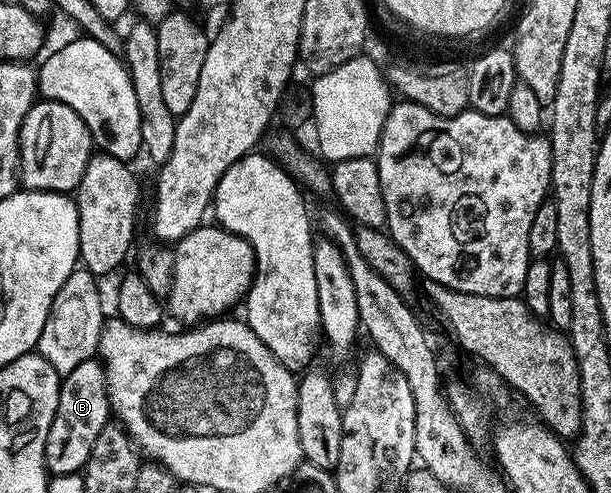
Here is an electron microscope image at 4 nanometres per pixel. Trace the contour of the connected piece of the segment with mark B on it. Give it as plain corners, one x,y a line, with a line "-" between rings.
97,357
88,358
61,379
56,416
52,420
52,428
48,428
46,441
47,471
51,475
85,471
88,456
92,456
92,444
96,444
96,436
100,436
111,418
110,397
106,391
106,368

